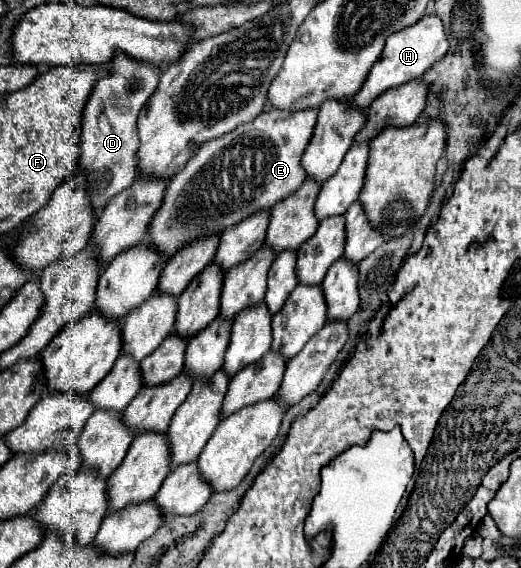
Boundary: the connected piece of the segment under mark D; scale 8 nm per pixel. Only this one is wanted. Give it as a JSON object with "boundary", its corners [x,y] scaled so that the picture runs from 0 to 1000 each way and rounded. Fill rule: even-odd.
{"boundary":[[[219,99],[211,109],[211,134],[188,141],[157,204],[157,254],[154,296],[169,306],[169,342],[180,370],[196,373],[211,349],[246,331],[265,306],[265,236],[261,208],[307,144],[307,120],[296,113],[265,113],[242,99]],[[250,141],[265,141],[265,155],[250,155]]]}

